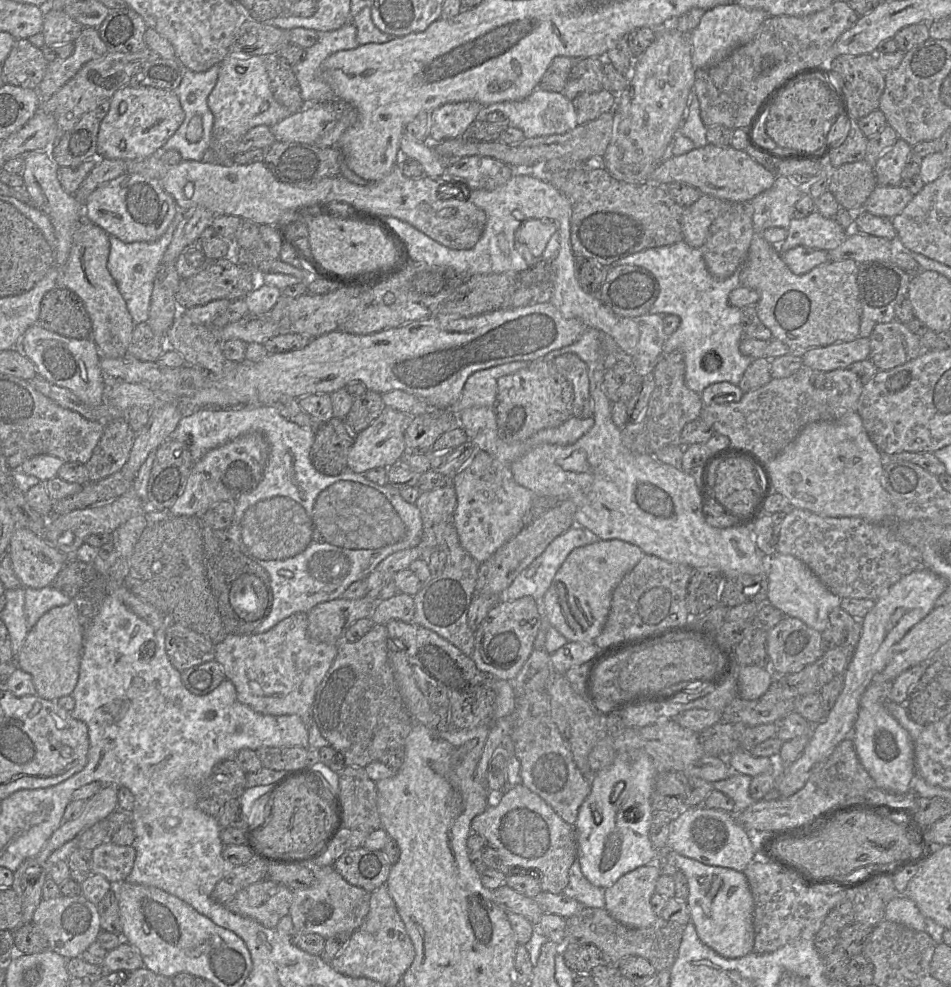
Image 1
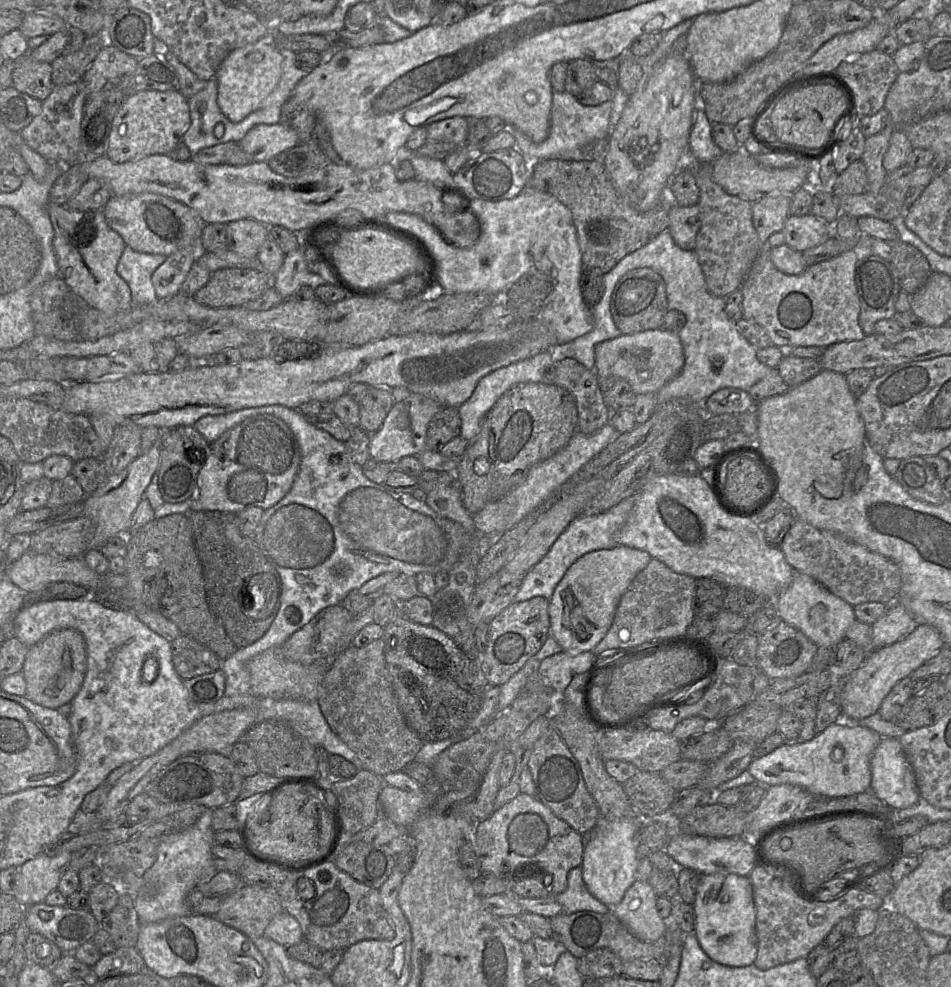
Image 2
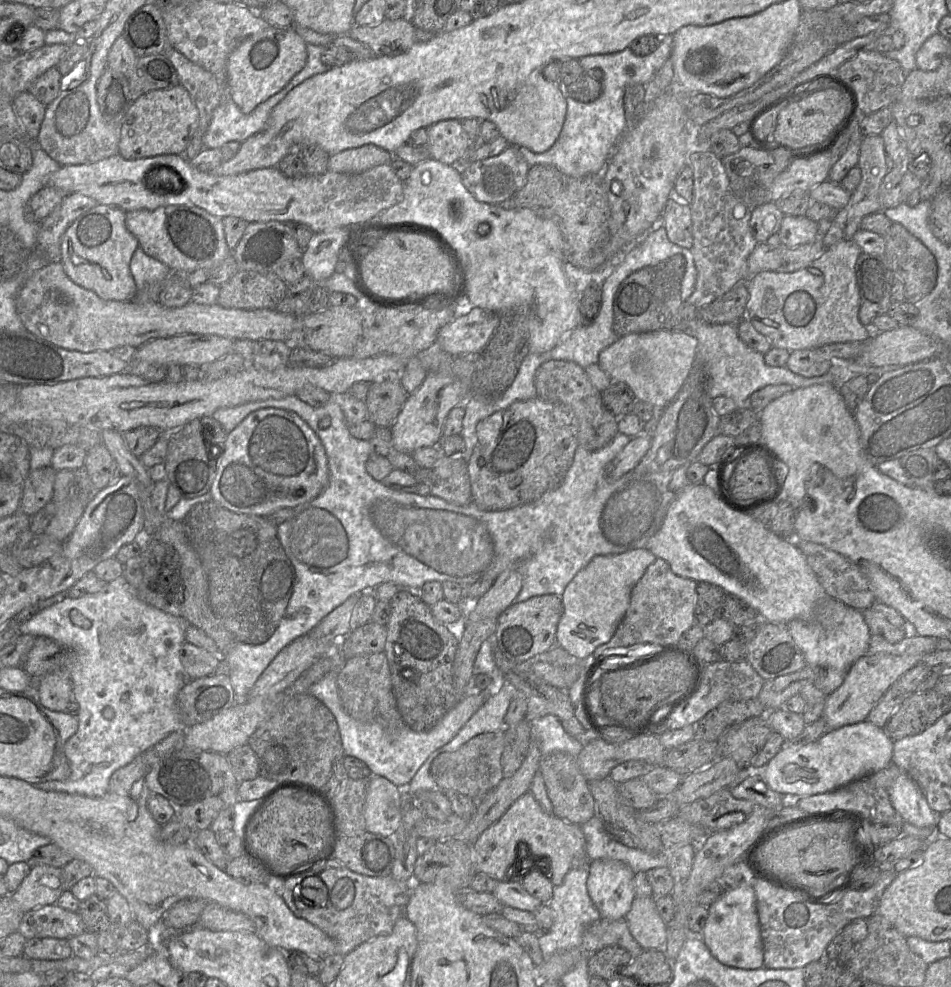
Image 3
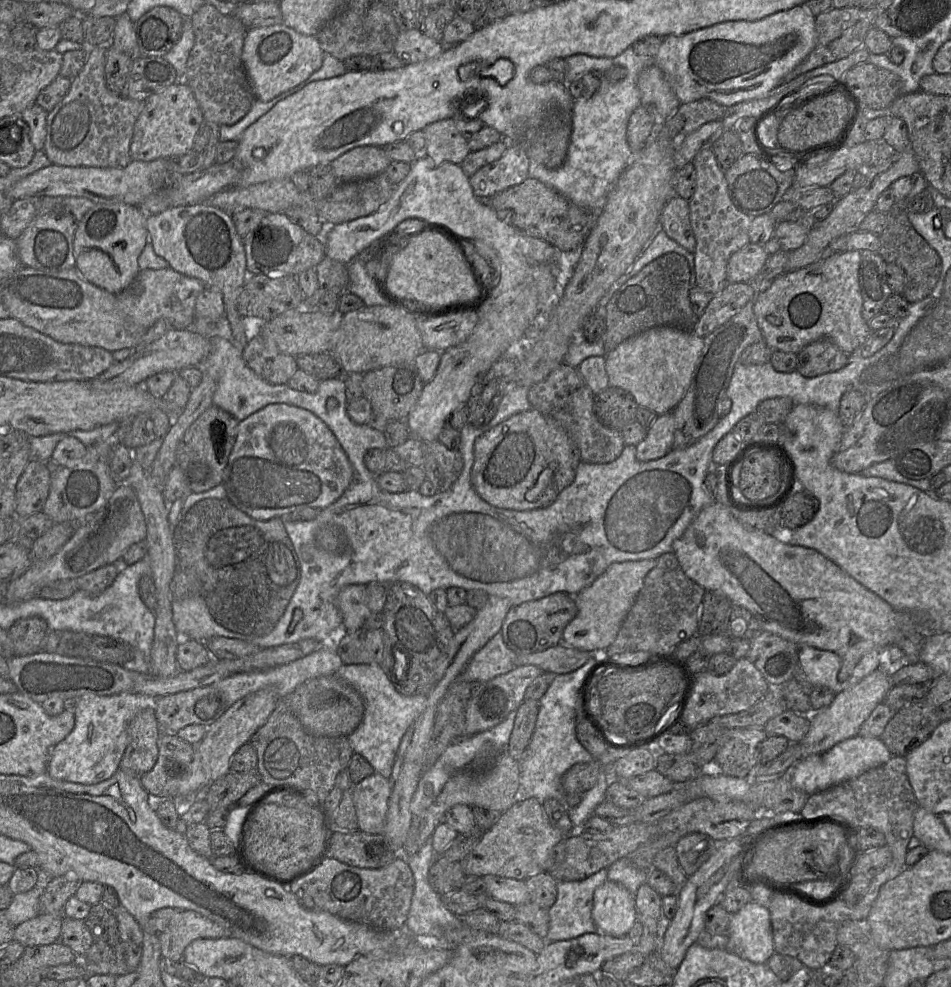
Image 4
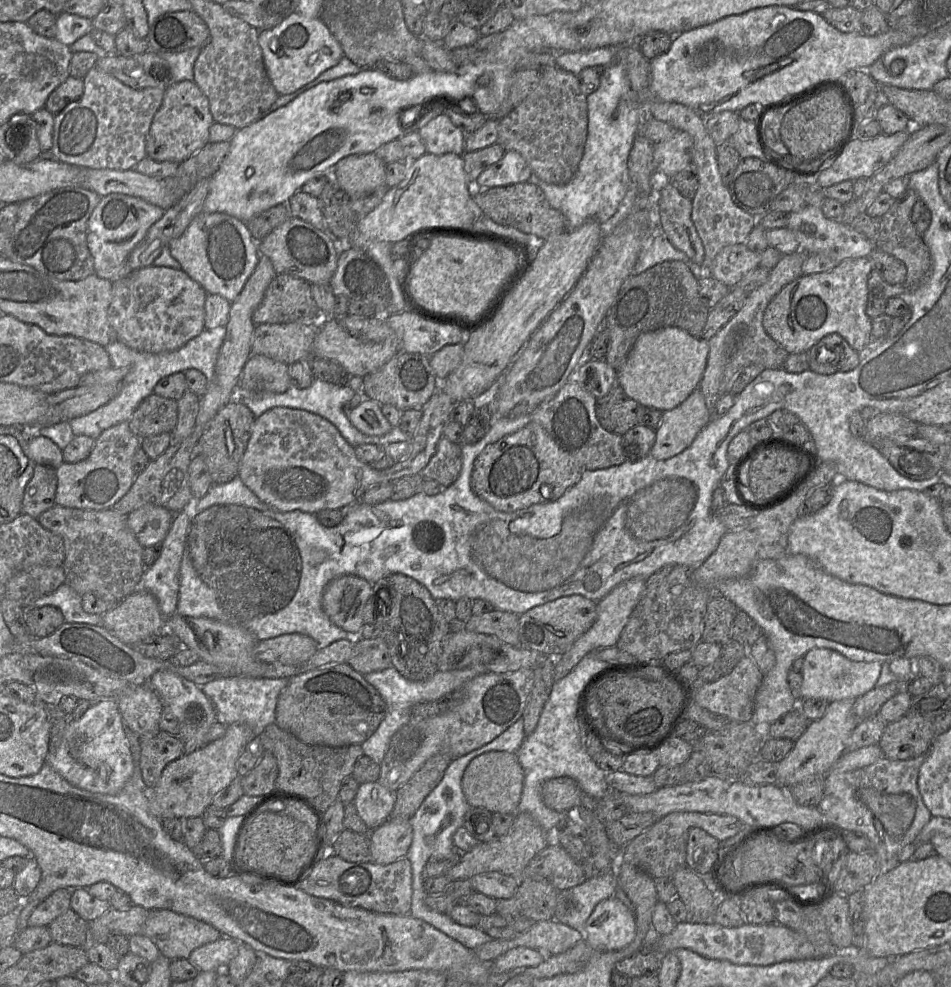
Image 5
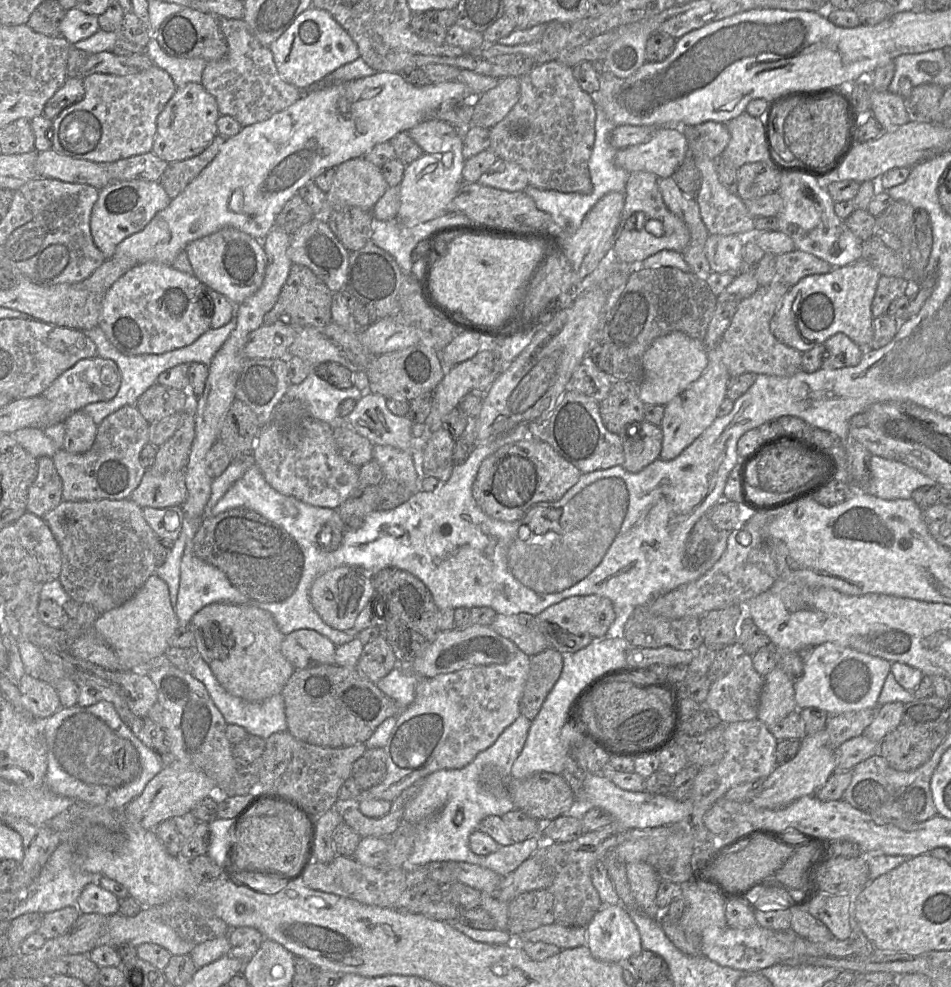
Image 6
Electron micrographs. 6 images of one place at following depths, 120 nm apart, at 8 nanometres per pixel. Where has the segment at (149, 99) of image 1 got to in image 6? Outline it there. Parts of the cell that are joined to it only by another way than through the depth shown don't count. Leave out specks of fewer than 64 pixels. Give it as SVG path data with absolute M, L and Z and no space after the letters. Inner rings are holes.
M187 83L178 87L157 117L157 130L151 152L167 163L201 154L218 135L216 122L219 116L215 98L201 84Z

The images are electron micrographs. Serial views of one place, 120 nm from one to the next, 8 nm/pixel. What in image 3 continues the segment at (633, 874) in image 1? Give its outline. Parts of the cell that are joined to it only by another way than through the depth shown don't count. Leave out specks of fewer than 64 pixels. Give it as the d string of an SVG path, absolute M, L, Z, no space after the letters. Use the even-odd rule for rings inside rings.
M635 897L625 915L629 931L645 949L661 949L667 939L667 924L658 913L655 897Z

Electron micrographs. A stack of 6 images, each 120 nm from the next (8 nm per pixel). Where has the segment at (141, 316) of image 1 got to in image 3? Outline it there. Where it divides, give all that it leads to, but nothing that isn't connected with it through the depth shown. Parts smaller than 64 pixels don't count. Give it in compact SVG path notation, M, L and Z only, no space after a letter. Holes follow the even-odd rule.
M141 247L133 253L129 268L138 292L162 282L169 273L169 267L166 264L147 255Z

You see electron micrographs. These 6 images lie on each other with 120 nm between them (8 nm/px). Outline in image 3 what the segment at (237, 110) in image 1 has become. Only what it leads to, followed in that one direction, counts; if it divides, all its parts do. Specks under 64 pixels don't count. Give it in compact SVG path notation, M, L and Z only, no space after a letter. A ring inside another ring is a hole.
M268 27L247 38L229 55L226 65L226 79L231 99L240 112L248 114L260 103L283 89L300 72L307 61L306 42L291 27Z

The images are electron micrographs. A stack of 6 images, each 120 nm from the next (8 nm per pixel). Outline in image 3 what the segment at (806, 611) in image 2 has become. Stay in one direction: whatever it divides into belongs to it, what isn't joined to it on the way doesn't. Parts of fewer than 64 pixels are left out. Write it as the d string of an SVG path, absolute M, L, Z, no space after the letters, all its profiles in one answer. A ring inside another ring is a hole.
M832 597L821 600L811 620L791 620L788 630L802 651L806 664L812 667L848 669L867 653L871 632L861 611Z

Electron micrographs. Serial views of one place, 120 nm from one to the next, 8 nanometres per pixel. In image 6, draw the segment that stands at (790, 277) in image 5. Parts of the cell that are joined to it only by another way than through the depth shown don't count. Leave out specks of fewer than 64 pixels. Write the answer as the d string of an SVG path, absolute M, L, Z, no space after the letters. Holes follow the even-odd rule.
M778 278L759 288L749 297L739 301L736 313L724 332L719 348L722 361L731 377L744 373L790 377L802 371L802 354L780 342L770 330L770 321L790 289Z

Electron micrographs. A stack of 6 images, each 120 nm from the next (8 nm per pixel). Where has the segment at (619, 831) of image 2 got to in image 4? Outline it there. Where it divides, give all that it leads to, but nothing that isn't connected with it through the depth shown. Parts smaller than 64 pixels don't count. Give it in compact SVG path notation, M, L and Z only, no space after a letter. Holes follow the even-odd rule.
M606 880L594 891L592 919L603 934L625 936L639 919L633 894L620 884Z

